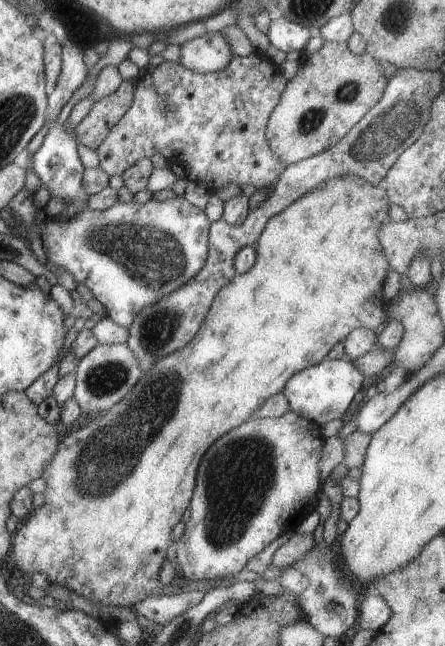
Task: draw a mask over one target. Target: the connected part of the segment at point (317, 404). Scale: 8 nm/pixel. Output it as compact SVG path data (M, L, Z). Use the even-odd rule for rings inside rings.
M326 356L318 364L294 373L281 394L286 396L290 410L322 426L326 422L342 418L354 396L362 389L364 378L358 367L348 358L332 359Z

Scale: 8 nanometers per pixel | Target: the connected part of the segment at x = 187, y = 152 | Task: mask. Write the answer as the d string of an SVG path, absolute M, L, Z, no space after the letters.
M256 53L248 57L234 55L226 68L214 73L196 73L182 64L169 61L164 61L157 67L149 67L135 81L134 100L130 109L96 150L99 168L108 177L121 176L132 164L138 160L151 159L156 152L162 154L164 159L175 153L176 158L180 158L180 164L184 162L187 180L205 184L212 192L222 191L232 182L240 188L244 185L256 186L258 189L276 184L287 165L270 150L266 130L286 86L281 68L267 56Z

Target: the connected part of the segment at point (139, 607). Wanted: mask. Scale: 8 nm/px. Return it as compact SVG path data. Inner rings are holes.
M191 589L187 592L171 596L160 595L146 598L146 600L129 607L134 608L139 616L144 616L144 618L148 620L166 626L166 624L172 622L176 616L184 614L188 608L200 604L205 594L206 590Z

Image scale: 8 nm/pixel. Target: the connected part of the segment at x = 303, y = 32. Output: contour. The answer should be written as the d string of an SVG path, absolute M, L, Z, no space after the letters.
M281 17L271 22L266 36L274 48L288 53L304 48L313 34L308 27Z

